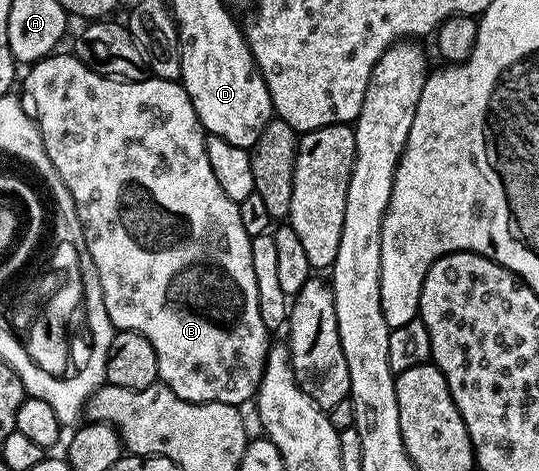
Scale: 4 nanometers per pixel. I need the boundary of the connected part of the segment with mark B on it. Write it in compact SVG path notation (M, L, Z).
M51 54L35 62L27 71L30 73L26 76L26 84L30 88L30 100L34 103L33 115L36 117L38 133L42 136L42 145L52 166L56 166L56 174L60 174L60 182L64 182L64 186L68 186L68 194L72 194L74 216L82 227L81 239L88 246L88 254L92 254L92 262L96 262L96 274L100 278L100 290L108 318L115 329L139 332L148 338L148 342L152 342L152 350L156 350L158 359L158 379L180 398L197 404L224 402L235 406L242 406L245 400L253 401L262 380L266 354L272 344L266 341L268 329L260 318L260 302L256 298L256 274L252 274L250 249L252 237L244 232L236 201L220 190L220 182L216 182L216 174L212 174L206 149L207 133L192 106L192 98L188 98L185 86L176 80L111 80L84 66L84 62L80 62L73 54L58 55Z

